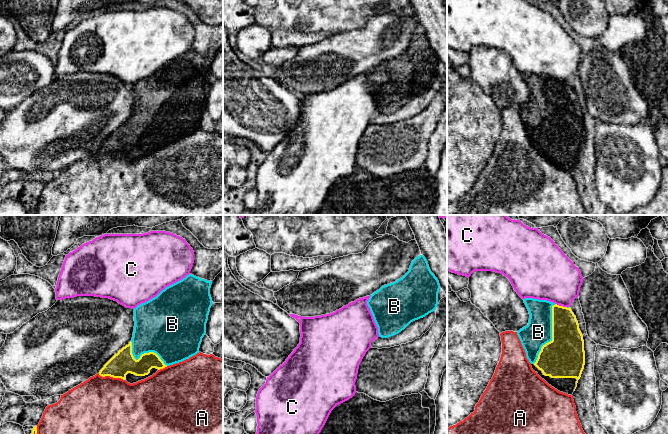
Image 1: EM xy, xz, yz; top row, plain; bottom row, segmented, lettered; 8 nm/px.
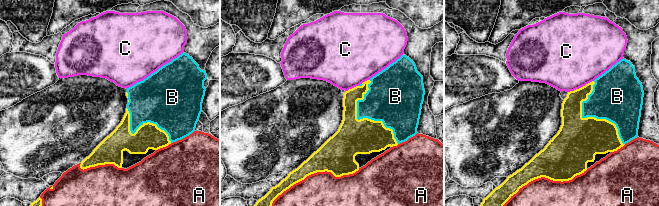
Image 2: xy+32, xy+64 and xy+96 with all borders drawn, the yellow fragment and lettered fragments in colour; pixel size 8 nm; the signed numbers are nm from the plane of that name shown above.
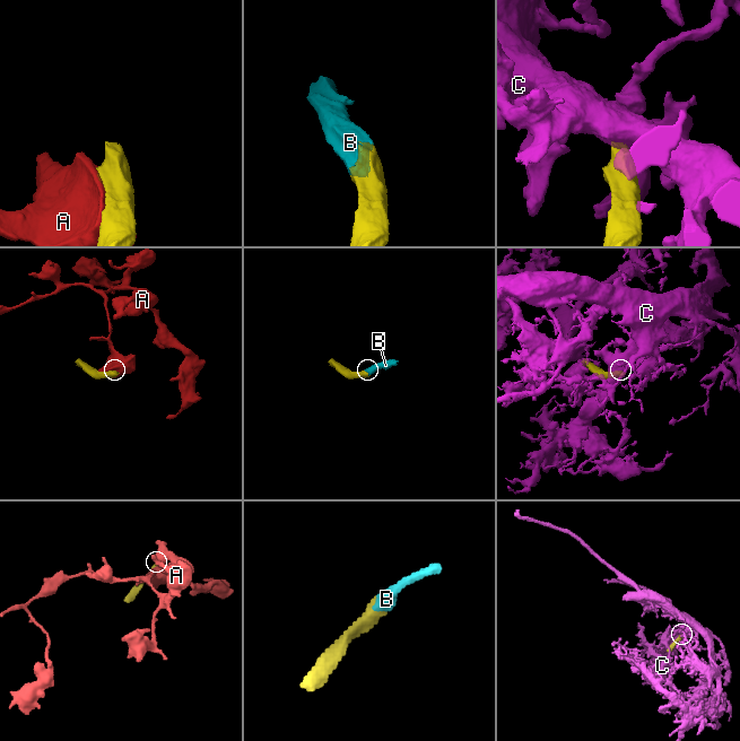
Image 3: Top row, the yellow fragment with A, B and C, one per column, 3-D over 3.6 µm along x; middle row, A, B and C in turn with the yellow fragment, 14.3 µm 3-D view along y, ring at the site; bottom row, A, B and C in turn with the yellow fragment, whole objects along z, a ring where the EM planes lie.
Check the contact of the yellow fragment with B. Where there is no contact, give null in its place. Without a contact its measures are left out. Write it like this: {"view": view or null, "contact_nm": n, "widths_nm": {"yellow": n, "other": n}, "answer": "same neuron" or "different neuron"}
{"view": "yz", "contact_nm": 500, "widths_nm": {"yellow": 340, "other": 220}, "answer": "same neuron"}

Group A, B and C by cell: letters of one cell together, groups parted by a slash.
A / B / C

